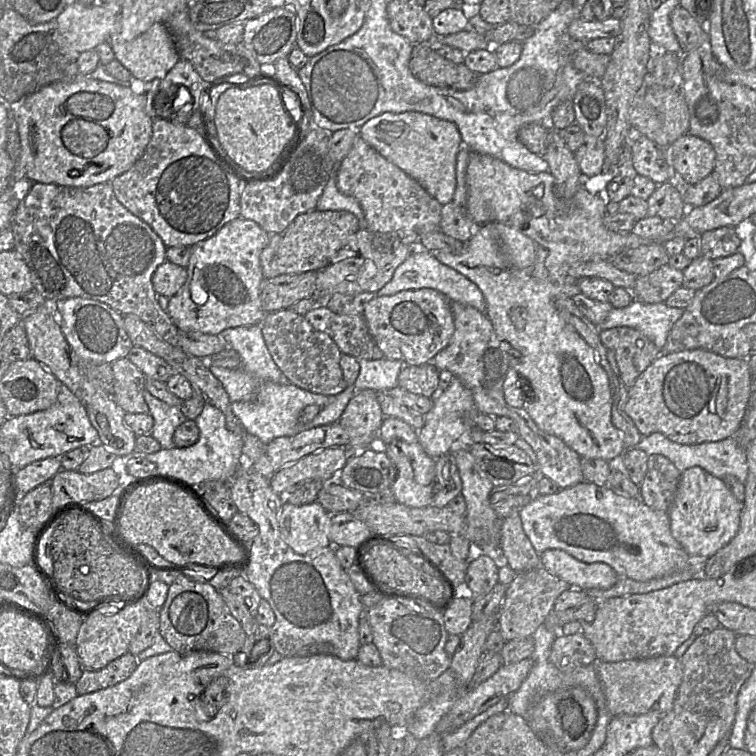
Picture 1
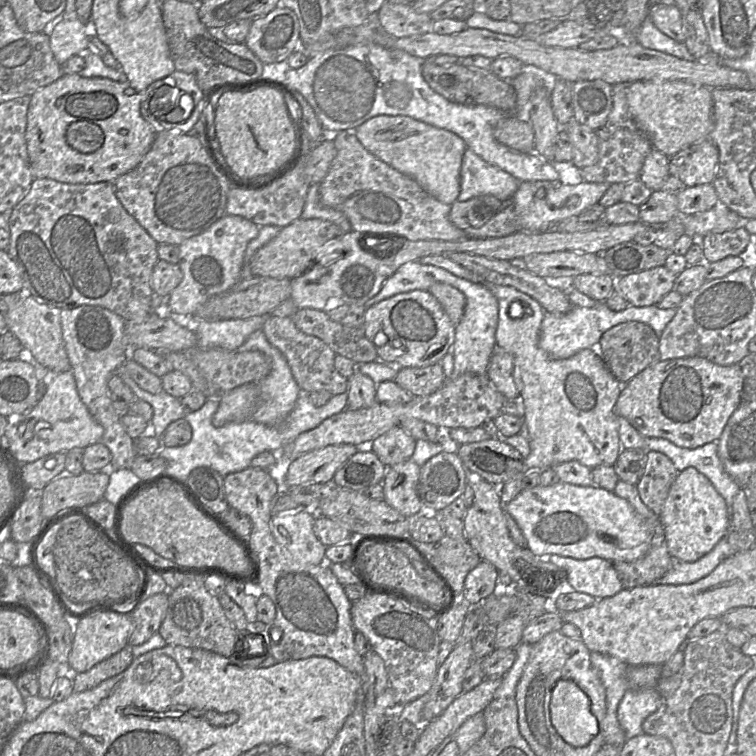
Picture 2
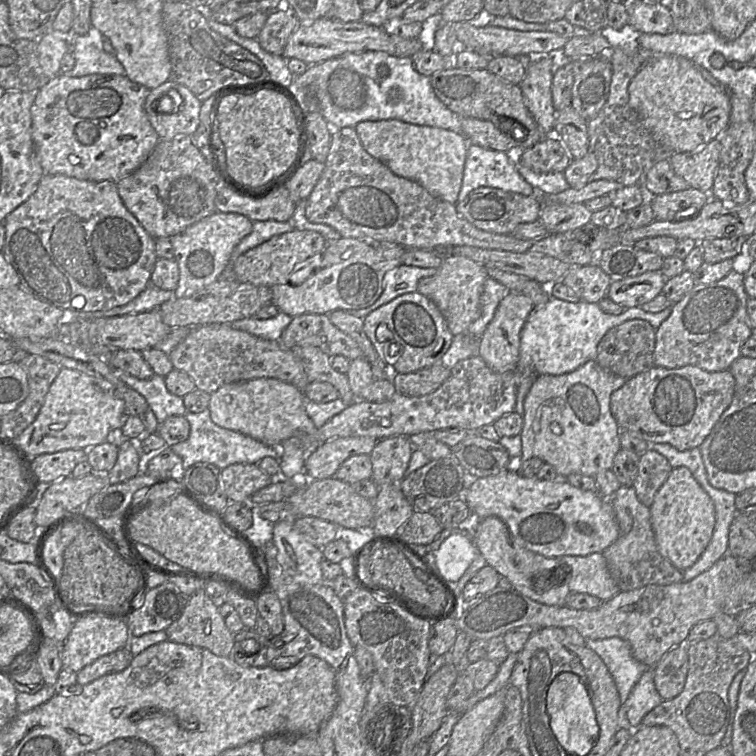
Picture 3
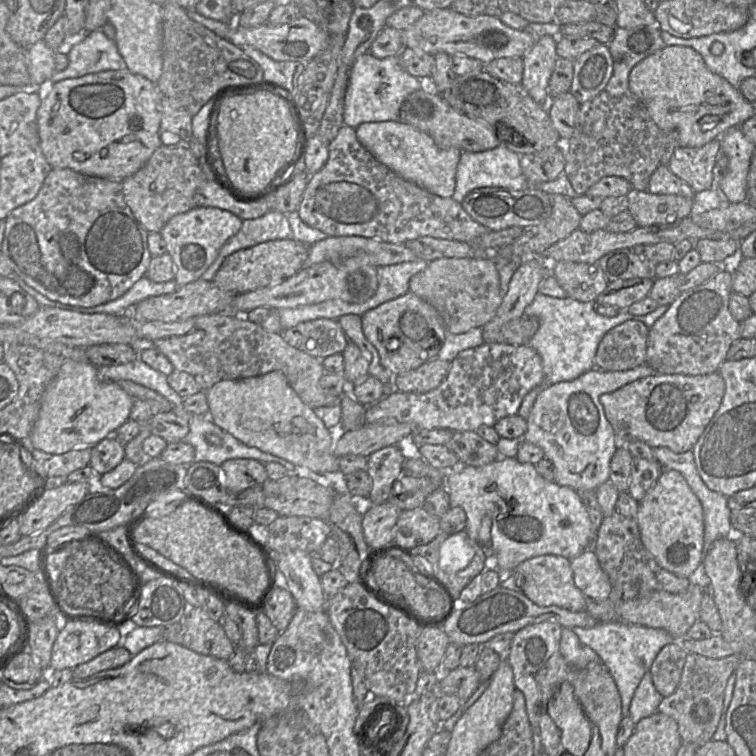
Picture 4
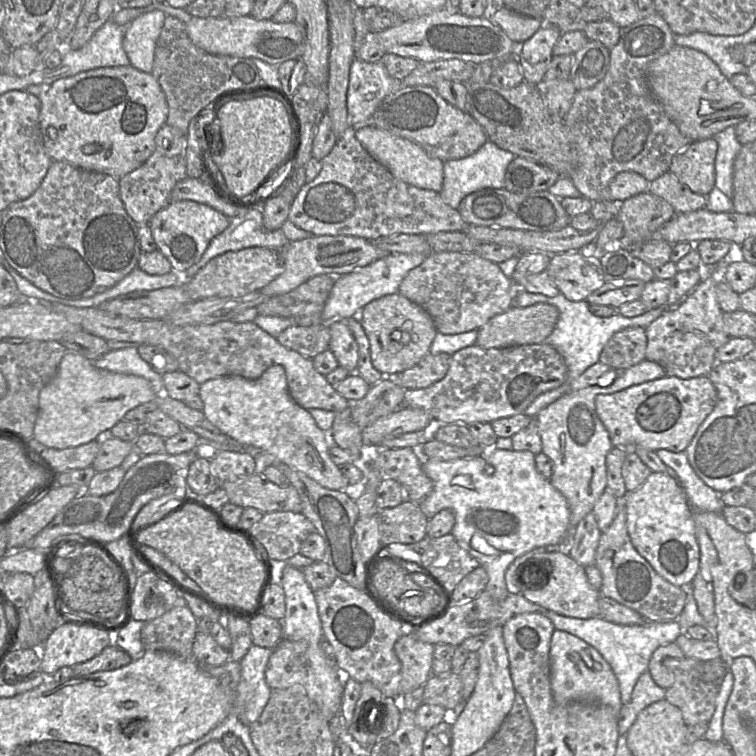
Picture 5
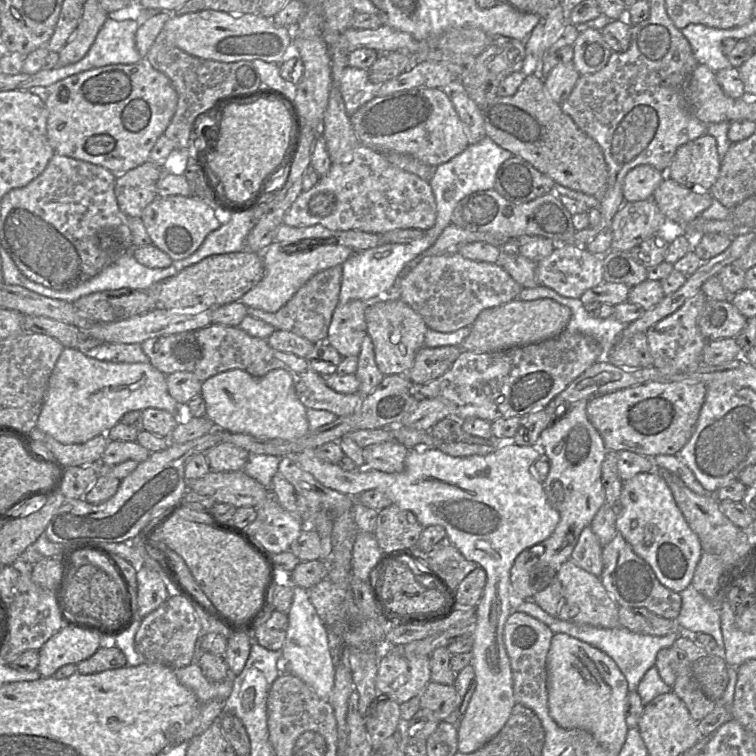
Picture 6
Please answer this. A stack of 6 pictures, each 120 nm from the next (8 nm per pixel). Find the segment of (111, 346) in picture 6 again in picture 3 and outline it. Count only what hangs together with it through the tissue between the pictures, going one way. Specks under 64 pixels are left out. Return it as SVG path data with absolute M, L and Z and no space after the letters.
M118 372L118 377L146 399L159 424L170 416L184 416L187 413L183 398L169 392L164 377L154 374L149 379L139 379L124 372Z

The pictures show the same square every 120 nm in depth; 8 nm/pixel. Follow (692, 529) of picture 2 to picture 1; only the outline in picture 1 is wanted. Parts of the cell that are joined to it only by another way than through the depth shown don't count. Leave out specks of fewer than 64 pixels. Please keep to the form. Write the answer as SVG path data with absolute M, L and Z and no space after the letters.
M700 467L681 474L678 489L668 510L671 534L691 558L710 558L737 534L743 502L737 500L723 480Z

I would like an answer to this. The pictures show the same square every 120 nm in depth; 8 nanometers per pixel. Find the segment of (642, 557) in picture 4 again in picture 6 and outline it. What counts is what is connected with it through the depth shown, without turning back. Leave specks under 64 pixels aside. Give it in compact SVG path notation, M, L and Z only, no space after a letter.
M619 532L611 542L602 547L602 562L603 570L600 576L600 581L619 607L645 608L660 617L676 620L682 606L681 595L669 590L659 582L651 567L633 552L631 546L625 541Z

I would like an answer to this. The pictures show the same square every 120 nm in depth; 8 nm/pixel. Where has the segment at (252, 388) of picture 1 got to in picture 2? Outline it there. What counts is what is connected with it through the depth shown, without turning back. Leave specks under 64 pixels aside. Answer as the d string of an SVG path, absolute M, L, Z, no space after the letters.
M257 330L250 334L245 342L237 349L238 351L261 351L268 355L272 360L270 373L260 380L257 384L259 387L259 403L255 406L251 414L251 419L255 422L277 426L285 421L289 413L293 410L297 398L301 392L300 387L295 381L287 360L283 354L272 346L265 337L262 330Z

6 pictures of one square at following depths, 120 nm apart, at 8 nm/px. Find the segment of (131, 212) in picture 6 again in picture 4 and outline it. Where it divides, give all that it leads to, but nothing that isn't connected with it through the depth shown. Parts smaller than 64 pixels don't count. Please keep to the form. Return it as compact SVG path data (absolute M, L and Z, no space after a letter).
M160 145L136 173L122 181L123 197L136 220L148 232L160 232L175 215L196 207L196 192L204 173L188 145Z

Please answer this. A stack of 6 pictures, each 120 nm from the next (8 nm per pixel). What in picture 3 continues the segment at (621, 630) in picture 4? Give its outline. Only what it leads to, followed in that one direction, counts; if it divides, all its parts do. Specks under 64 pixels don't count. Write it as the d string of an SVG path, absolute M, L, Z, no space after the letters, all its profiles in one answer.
M619 637L586 639L585 644L602 659L612 675L620 697L618 727L630 730L626 700L648 667L633 657L629 643Z

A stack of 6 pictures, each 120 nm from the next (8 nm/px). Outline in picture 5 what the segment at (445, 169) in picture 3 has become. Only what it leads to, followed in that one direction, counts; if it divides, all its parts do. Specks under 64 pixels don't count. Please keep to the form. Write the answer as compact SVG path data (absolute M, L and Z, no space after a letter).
M372 124L355 127L354 133L364 149L397 179L420 189L433 190L438 193L442 190L444 162L429 156L418 144Z

